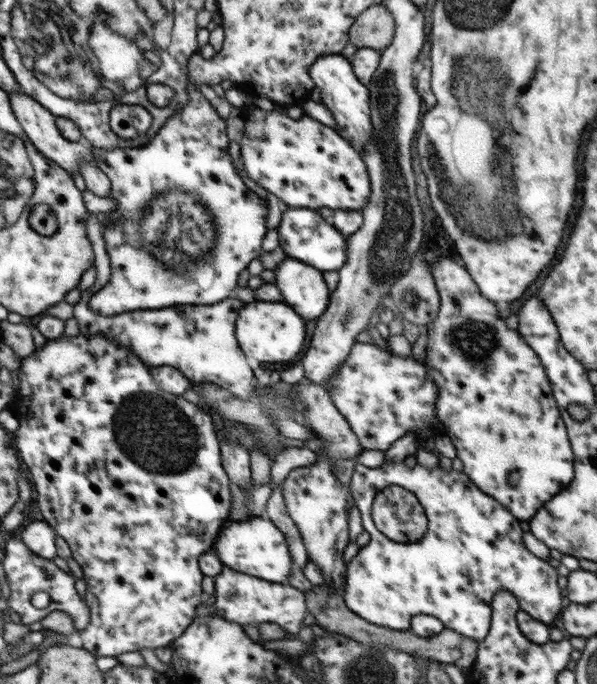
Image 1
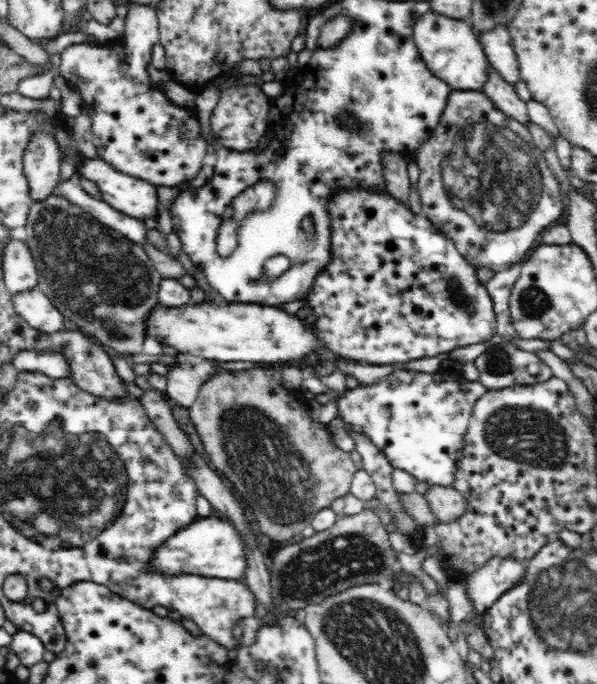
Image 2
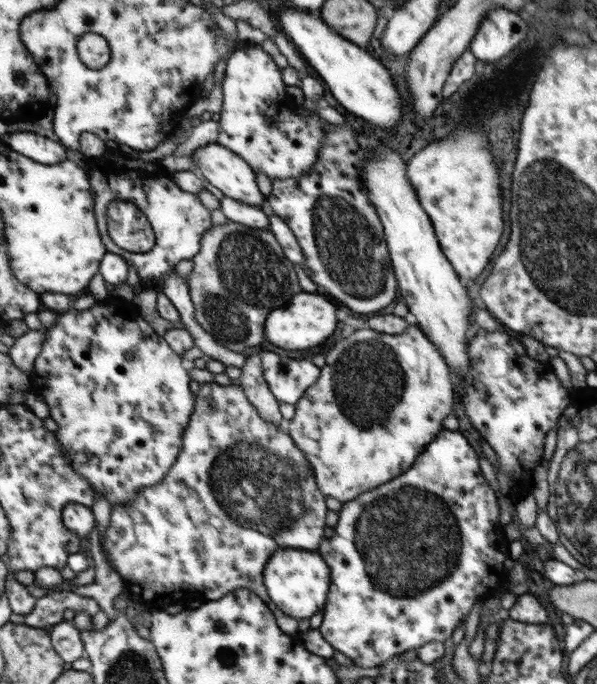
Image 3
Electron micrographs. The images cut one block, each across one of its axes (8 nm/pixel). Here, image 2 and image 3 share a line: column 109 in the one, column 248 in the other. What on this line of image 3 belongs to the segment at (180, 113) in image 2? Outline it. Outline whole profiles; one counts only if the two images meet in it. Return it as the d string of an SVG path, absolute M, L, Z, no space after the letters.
M251 45L246 49L234 50L226 63L224 81L222 81L223 104L218 124L216 142L240 155L254 172L263 172L270 180L286 180L299 178L314 167L318 159L318 149L322 148L322 141L326 139L326 124L322 125L322 117L304 116L299 114L300 107L289 108L286 103L287 87L282 80L282 71L276 61L260 46Z

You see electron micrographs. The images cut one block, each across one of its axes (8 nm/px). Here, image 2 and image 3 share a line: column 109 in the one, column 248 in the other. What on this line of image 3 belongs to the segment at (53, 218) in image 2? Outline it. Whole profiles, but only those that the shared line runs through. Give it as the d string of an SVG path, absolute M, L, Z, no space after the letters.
M238 222L212 226L201 238L201 250L191 259L194 263L188 278L188 290L195 308L196 321L220 345L241 353L249 346L256 346L264 340L266 316L288 302L300 292L294 263L286 259L282 246L268 229L249 228Z

